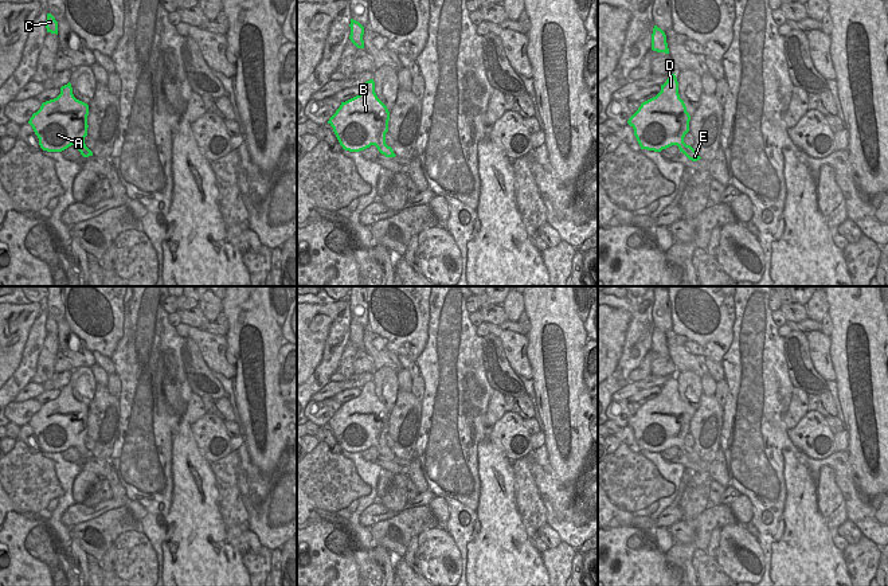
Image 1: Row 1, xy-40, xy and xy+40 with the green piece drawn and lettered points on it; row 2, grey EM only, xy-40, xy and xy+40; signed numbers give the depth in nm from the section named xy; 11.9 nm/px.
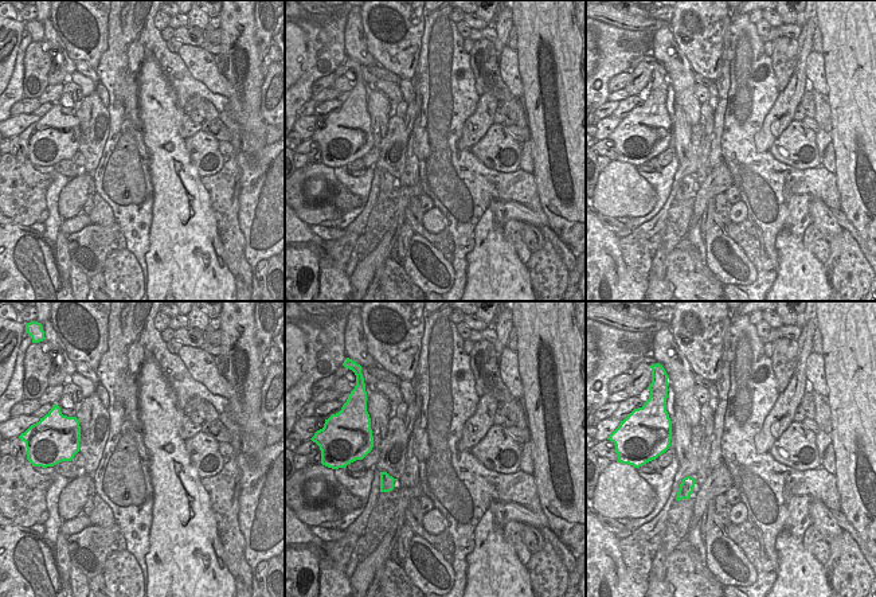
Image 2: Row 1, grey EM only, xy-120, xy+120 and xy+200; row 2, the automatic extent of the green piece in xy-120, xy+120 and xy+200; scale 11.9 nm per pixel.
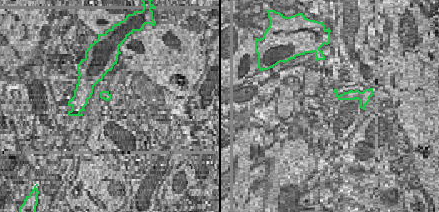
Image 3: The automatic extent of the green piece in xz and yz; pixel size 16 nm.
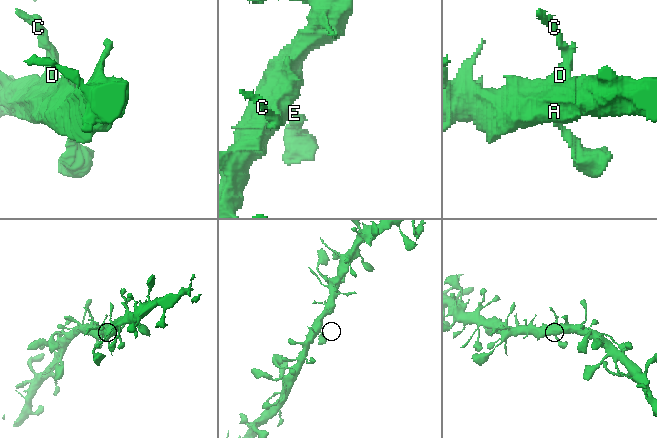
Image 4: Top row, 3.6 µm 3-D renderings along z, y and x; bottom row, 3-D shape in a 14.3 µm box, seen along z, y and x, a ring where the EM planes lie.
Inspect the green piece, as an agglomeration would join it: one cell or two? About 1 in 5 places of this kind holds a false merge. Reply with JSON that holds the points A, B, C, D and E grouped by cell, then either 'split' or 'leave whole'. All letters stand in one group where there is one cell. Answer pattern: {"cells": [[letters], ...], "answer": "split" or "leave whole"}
{"cells": [["A", "B", "C", "D", "E"]], "answer": "leave whole"}

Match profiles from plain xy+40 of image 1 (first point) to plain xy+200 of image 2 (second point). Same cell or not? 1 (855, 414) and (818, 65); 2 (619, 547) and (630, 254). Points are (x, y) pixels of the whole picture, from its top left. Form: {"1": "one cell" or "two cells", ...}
{"1": "two cells", "2": "two cells"}

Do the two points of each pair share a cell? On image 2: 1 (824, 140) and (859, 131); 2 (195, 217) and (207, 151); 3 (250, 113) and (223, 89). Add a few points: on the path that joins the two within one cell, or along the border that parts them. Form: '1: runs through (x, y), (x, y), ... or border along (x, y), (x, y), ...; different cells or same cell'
1: border along (829, 106), (832, 141); different cells
2: border along (186, 148), (195, 171), (200, 176); different cells
3: border along (222, 74), (231, 86), (229, 98); different cells

